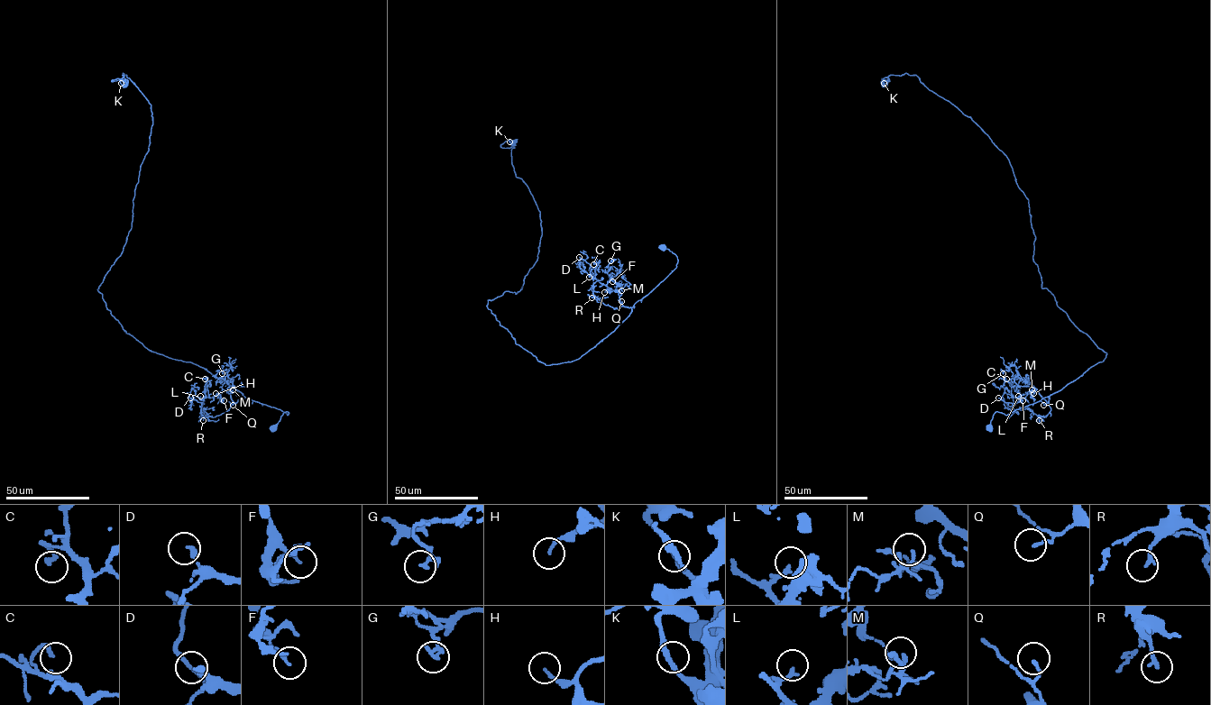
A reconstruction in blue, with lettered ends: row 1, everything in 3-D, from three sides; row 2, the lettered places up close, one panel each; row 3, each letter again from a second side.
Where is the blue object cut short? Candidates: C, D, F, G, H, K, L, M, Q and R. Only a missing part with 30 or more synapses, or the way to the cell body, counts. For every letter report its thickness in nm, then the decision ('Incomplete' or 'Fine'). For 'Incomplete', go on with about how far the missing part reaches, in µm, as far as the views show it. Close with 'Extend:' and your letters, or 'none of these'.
C: Thickness 190 nm. Fine
D: Thickness 240 nm. Fine
F: Thickness 140 nm. Fine
G: Thickness 130 nm. Fine
H: Thickness 140 nm. Fine
K: Thickness 200 nm. Fine
L: Thickness 180 nm. Fine
M: Thickness 90 nm. Fine
Q: Thickness 110 nm. Fine
R: Thickness 190 nm. Fine
Extend: none of these

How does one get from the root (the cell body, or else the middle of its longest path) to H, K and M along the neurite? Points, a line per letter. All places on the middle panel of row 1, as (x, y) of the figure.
H: (663, 246), (677, 257), (676, 267), (632, 307), (621, 304), (616, 290), (604, 292)
K: (663, 246), (676, 267), (613, 331), (574, 360), (540, 361), (487, 306), (521, 289), (542, 234), (509, 141)
M: (663, 246), (677, 257), (676, 267), (632, 307), (624, 306), (620, 302), (616, 290), (621, 290)

